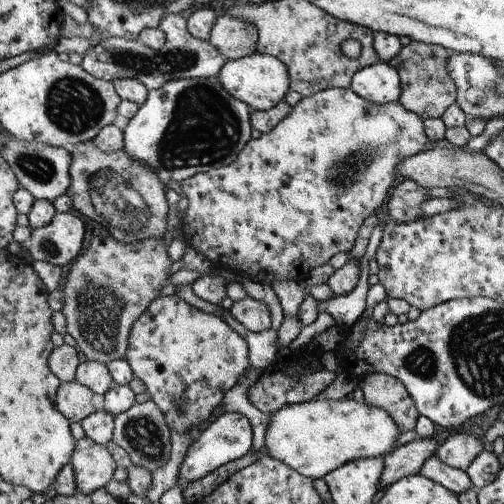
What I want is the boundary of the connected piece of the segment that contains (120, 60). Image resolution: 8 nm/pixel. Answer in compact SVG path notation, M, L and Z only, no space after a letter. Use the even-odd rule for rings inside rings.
M167 14L157 27L165 34L165 44L159 50L150 49L141 41L125 41L122 38L107 38L101 42L92 41L90 48L82 55L80 67L93 78L111 81L115 78L137 78L147 90L163 86L169 80L179 78L207 78L219 74L227 62L224 54L213 48L209 41L197 40L186 28L186 15Z

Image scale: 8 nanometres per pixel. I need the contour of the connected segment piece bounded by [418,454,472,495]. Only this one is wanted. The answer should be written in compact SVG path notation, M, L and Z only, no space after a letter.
M435 454L425 458L425 462L419 468L418 473L423 478L440 484L443 488L454 492L456 495L469 490L472 486L466 471L457 470L443 464Z

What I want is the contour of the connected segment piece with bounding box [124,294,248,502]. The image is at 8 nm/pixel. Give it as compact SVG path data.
M173 294L151 300L139 318L133 322L129 329L124 359L134 377L144 384L150 400L161 410L166 427L169 428L171 440L169 460L163 464L163 468L150 472L149 488L143 494L145 498L142 500L157 502L163 492L178 484L179 466L183 462L185 450L193 442L188 434L191 427L199 428L199 425L209 418L212 410L219 405L229 388L244 374L248 366L248 348L245 339L241 338L241 335L232 330L221 318L194 308Z

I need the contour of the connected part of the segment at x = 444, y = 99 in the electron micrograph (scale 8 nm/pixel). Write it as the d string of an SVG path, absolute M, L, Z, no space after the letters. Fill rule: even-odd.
M410 41L402 46L399 54L388 60L398 74L401 94L398 101L405 110L414 112L421 120L440 118L445 109L456 102L456 86L451 82L445 62L449 50L439 45L427 44L421 41Z

